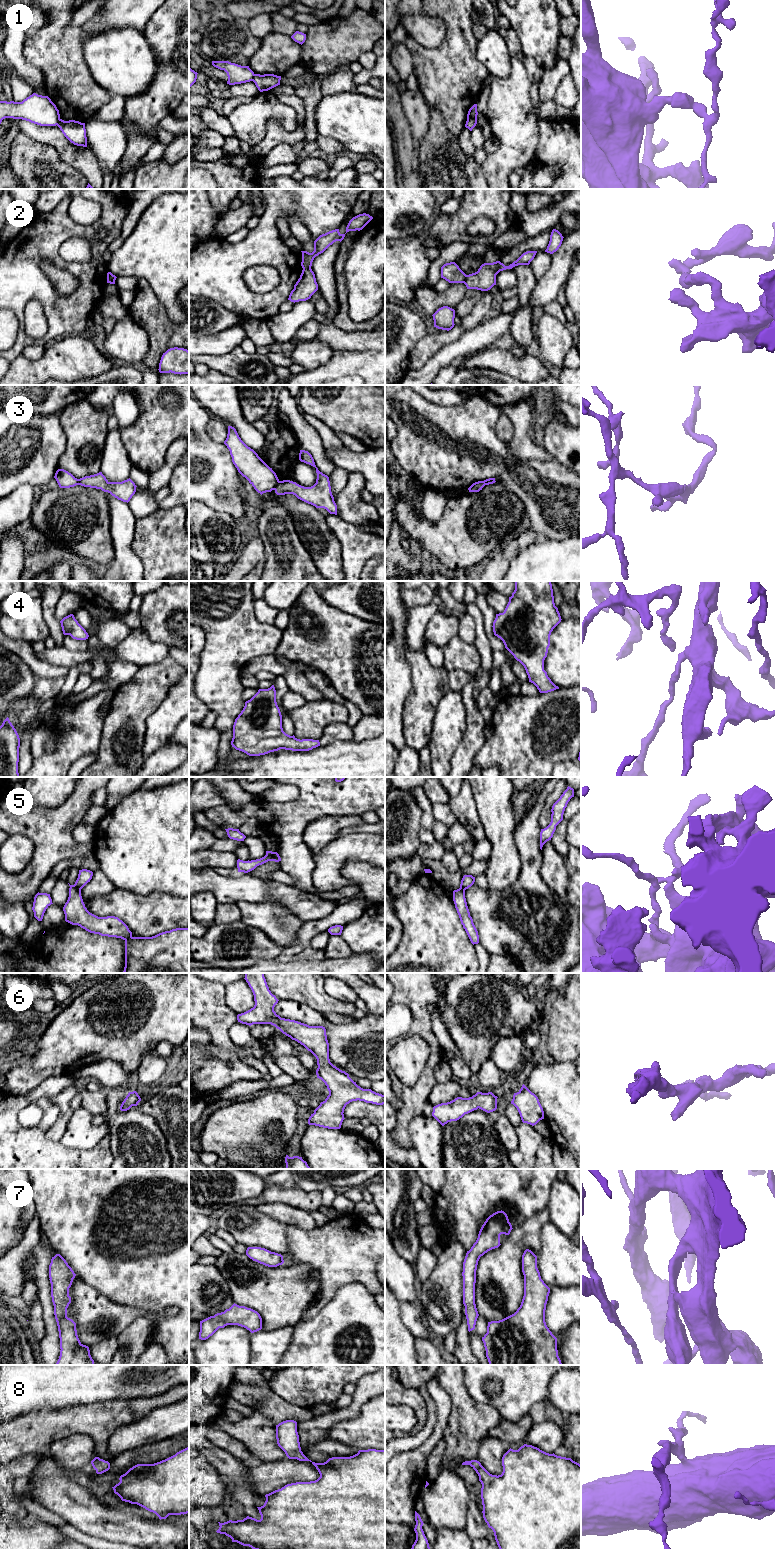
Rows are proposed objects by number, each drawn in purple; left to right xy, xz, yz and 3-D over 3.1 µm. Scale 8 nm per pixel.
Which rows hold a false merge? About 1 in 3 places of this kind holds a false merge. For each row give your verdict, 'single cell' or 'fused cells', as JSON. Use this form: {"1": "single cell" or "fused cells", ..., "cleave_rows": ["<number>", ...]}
{"1": "fused cells", "2": "fused cells", "3": "fused cells", "4": "single cell", "5": "single cell", "6": "single cell", "7": "single cell", "8": "single cell", "cleave_rows": ["1", "2", "3"]}

